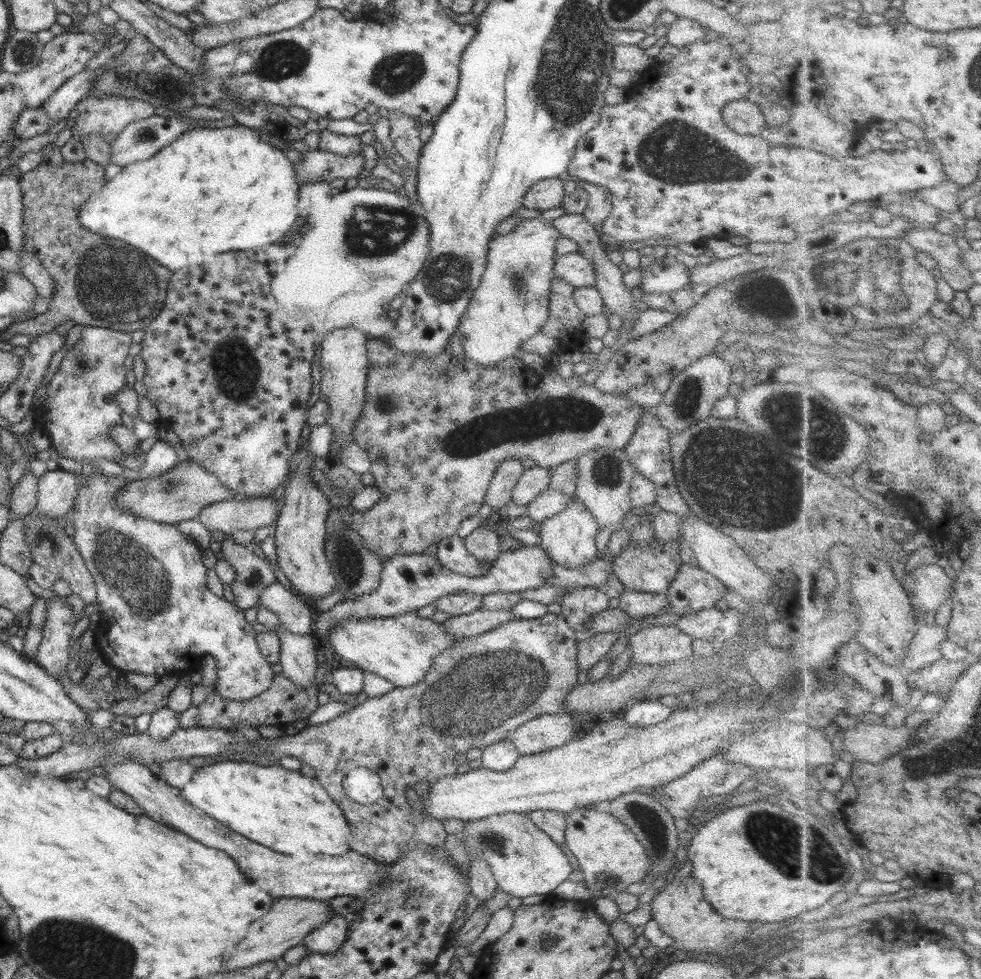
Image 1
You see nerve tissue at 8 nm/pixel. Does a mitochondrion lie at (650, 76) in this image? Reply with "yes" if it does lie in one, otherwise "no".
no

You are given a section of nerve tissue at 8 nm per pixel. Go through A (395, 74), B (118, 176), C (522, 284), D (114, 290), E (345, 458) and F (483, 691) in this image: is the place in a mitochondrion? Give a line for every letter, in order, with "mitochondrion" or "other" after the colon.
A: mitochondrion
B: other
C: mitochondrion
D: mitochondrion
E: other
F: mitochondrion

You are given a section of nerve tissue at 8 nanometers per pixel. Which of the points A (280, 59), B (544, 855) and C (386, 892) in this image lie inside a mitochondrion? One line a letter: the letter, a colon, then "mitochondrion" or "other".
A: mitochondrion
B: other
C: mitochondrion

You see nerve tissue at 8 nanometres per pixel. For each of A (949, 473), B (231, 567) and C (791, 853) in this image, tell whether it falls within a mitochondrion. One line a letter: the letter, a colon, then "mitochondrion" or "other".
A: mitochondrion
B: other
C: mitochondrion

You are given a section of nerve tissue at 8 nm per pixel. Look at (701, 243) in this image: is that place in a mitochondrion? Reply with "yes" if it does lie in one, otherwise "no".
no

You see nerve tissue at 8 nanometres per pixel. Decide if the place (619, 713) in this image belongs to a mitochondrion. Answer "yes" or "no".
no

